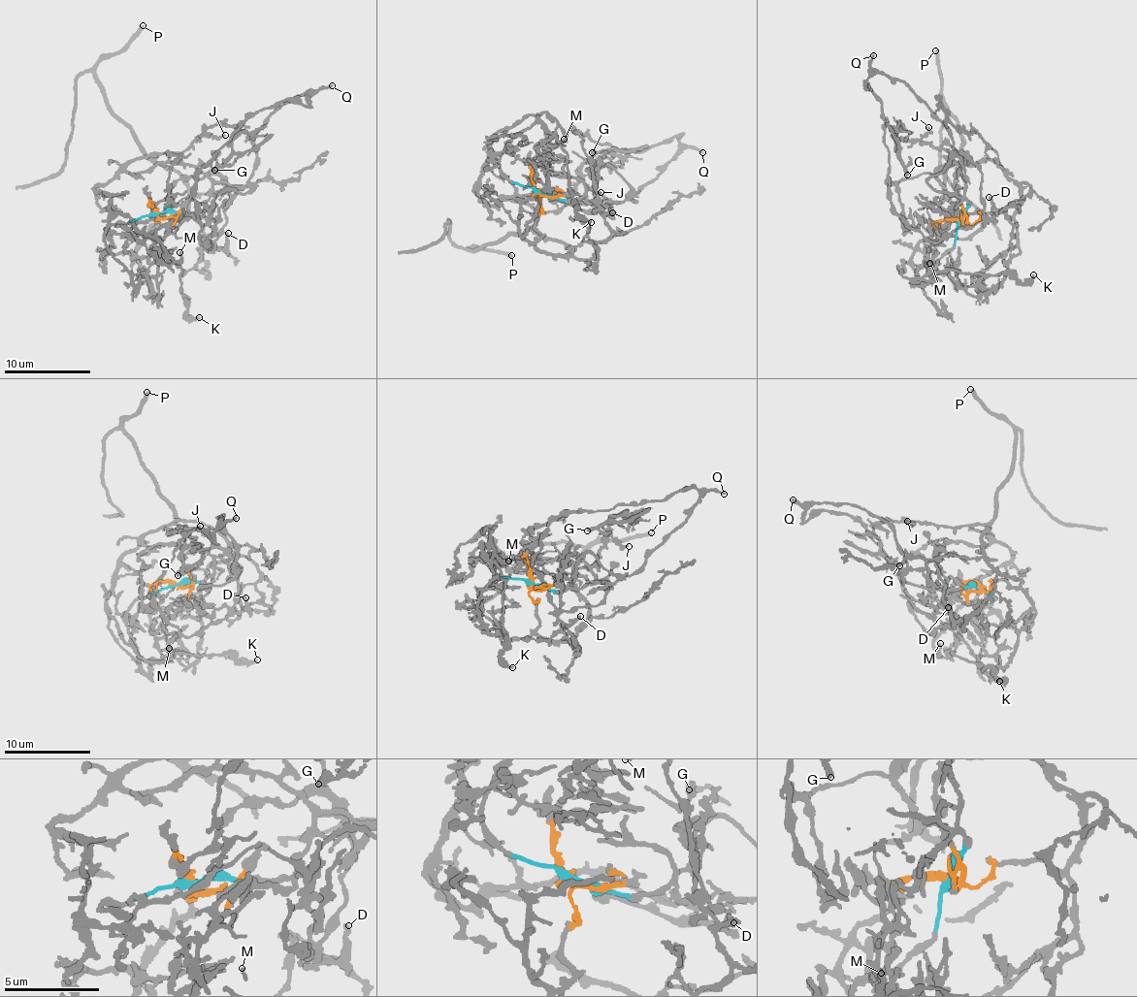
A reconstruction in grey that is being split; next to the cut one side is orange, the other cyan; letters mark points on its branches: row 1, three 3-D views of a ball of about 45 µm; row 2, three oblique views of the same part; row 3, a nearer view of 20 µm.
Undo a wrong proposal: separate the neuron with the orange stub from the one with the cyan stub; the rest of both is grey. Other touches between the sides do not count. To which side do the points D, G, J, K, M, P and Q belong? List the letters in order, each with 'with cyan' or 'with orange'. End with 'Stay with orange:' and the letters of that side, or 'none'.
D: with orange
G: with orange
J: with orange
K: with cyan
M: with orange
P: with orange
Q: with cyan
Stay with orange: D, G, J, M, P

